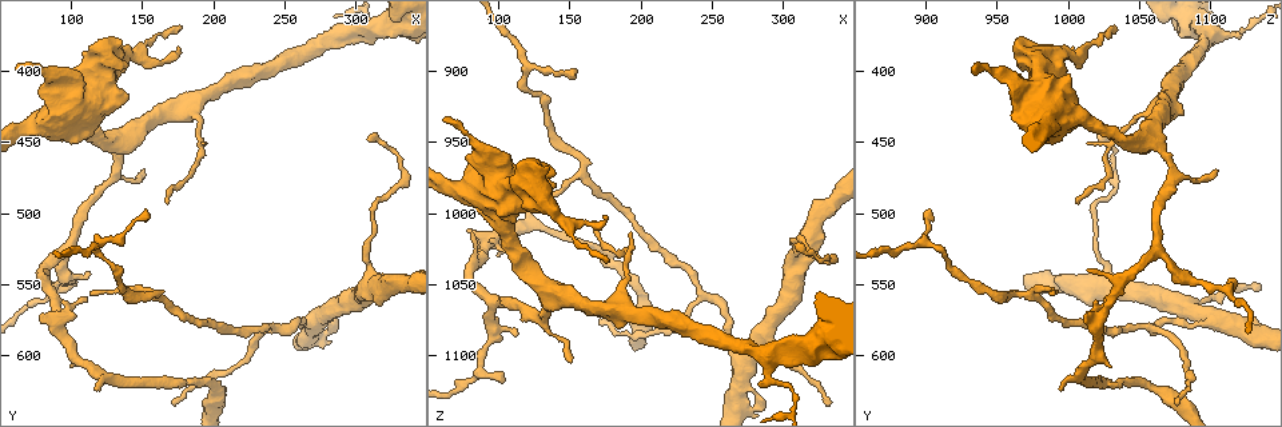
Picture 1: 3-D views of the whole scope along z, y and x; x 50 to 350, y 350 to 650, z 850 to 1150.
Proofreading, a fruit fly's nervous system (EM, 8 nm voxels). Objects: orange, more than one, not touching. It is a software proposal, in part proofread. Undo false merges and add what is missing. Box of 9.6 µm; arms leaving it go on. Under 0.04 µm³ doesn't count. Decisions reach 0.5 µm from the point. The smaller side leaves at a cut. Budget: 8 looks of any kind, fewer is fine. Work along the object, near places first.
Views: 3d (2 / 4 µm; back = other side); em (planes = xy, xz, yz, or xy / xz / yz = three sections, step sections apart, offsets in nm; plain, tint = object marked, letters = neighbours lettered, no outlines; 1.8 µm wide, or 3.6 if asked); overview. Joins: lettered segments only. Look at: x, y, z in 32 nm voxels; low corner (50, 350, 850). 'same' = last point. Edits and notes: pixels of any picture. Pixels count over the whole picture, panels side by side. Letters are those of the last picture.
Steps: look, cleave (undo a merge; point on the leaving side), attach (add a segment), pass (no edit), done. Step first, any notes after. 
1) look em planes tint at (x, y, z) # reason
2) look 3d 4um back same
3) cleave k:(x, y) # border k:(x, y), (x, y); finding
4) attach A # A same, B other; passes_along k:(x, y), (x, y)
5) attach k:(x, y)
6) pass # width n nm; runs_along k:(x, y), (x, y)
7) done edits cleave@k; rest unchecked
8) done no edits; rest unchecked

look 3d 2um at (106, 550, 1118) # tapers out

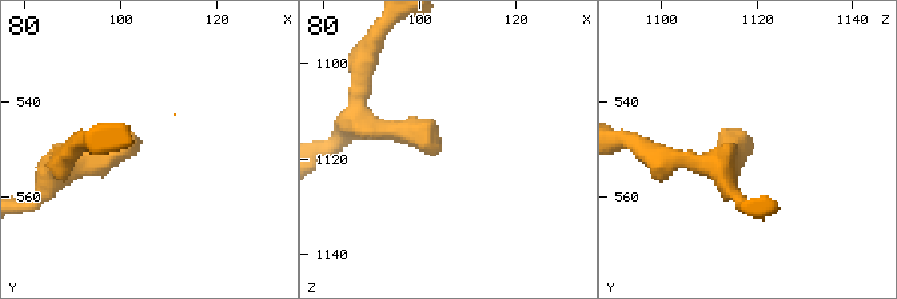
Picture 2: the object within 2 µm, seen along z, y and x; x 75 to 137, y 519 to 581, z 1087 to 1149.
look em yz step 4 letters at (103, 549, 1119) # now the EM

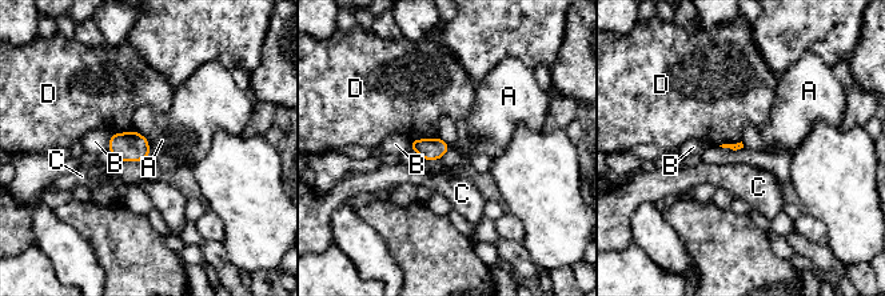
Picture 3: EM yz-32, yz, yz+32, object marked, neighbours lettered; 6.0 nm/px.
pass # A other, B other, C other, D other; border 3:(147, 140), (150, 154); none of them fits

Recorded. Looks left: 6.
look 3d 2um at (286, 574, 1134) # free end

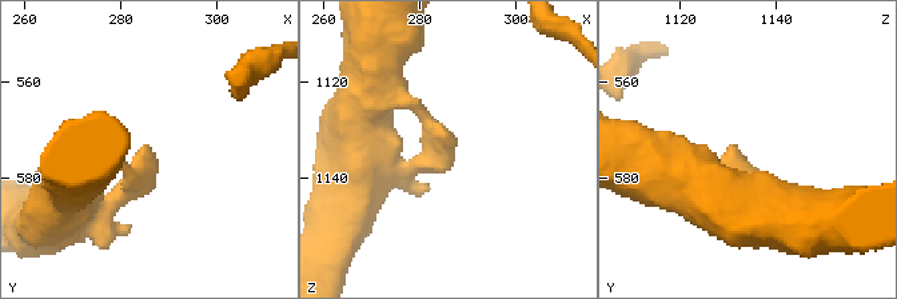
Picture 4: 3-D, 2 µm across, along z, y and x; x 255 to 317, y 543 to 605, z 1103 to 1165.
look em 3.6um planes plain at (286, 576, 1133)

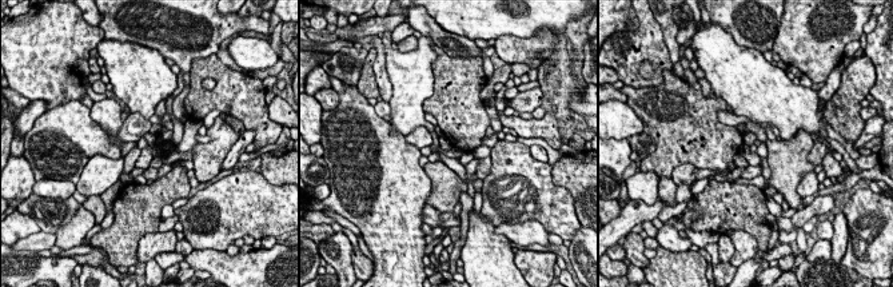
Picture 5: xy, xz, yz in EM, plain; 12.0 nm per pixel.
look em 3.6um planes letters same

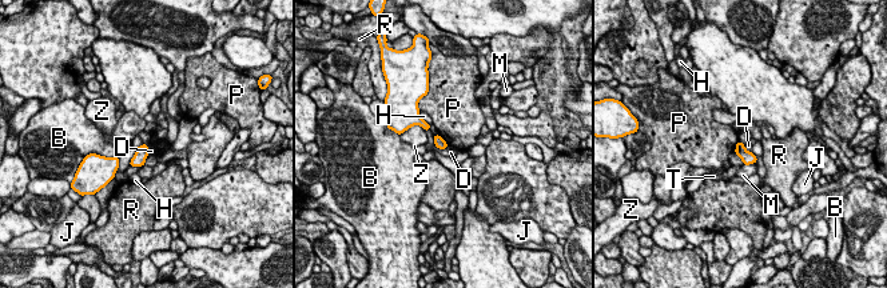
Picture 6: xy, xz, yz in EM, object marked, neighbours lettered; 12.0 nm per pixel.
pass # longest_contact Z 320 nm; B other, D other, H other, J other, M other, P other, R other, T other, Z other; border 6:(434, 144), (440, 148), (448, 147); none of them fits

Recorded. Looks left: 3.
look 3d 4um at (168, 492, 1004) # tapers out

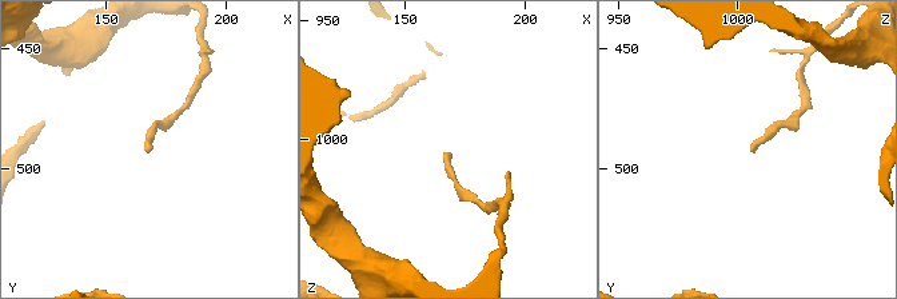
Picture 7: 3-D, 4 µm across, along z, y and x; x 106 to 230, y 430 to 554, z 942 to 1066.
look em planes letters at (167, 493, 1005)

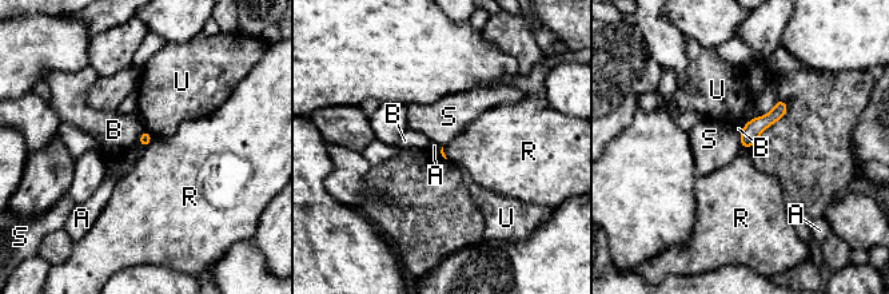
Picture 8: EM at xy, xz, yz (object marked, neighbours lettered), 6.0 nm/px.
pass # A other, B other, R other, S other, U other; runs_along 8:(784, 106), (765, 120), (744, 144); none of them fits

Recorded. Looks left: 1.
done no edits; rest unchecked

